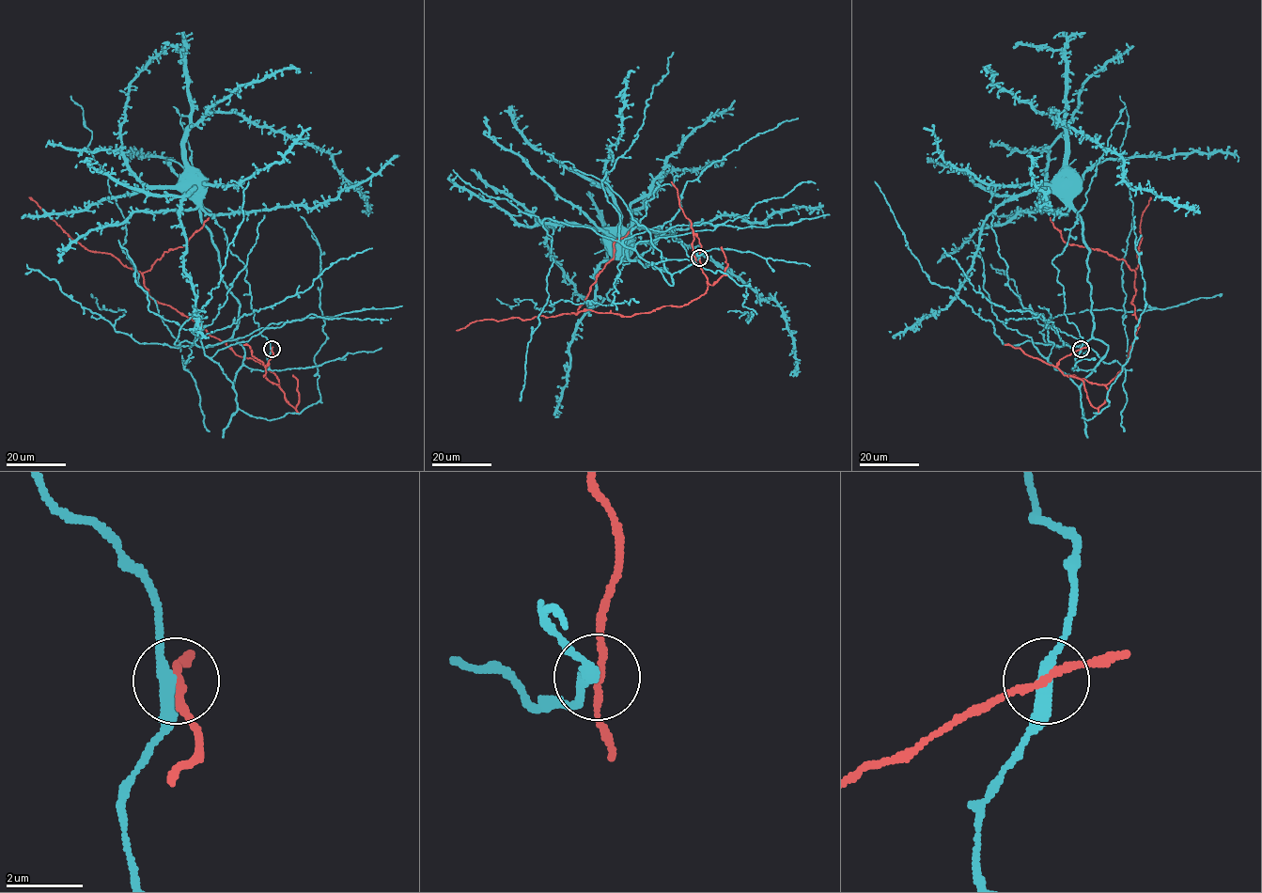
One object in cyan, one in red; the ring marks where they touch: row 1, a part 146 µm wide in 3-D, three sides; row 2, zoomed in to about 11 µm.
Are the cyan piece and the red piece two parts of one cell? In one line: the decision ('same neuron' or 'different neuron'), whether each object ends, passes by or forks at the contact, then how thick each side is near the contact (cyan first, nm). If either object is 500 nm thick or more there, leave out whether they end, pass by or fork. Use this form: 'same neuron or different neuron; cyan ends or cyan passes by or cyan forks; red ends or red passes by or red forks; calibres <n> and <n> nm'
different neuron; cyan passes by; red passes by; calibres 360 and 170 nm

